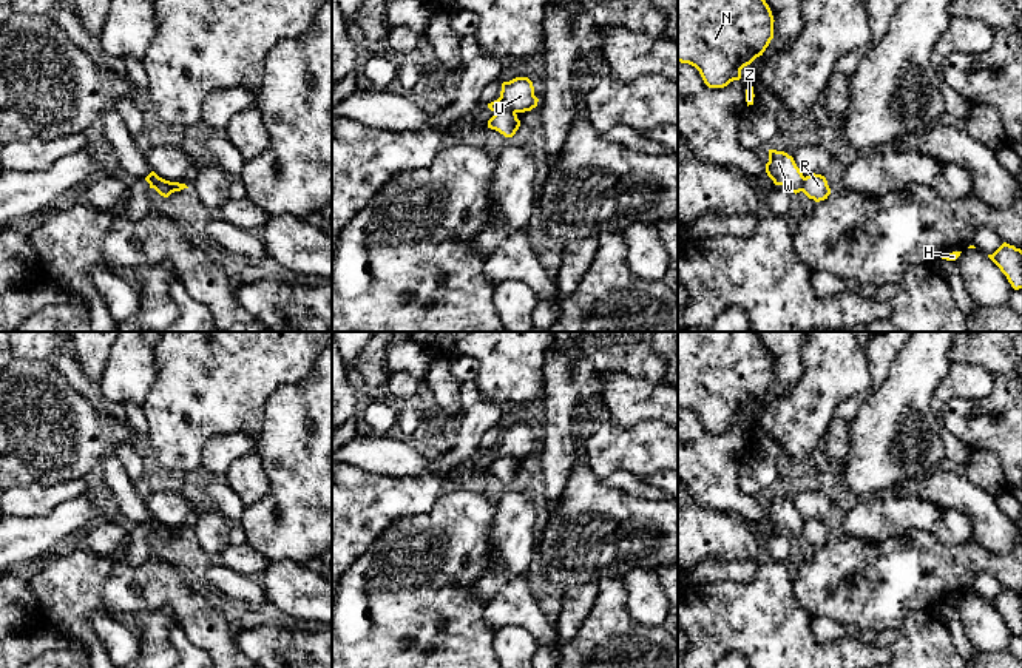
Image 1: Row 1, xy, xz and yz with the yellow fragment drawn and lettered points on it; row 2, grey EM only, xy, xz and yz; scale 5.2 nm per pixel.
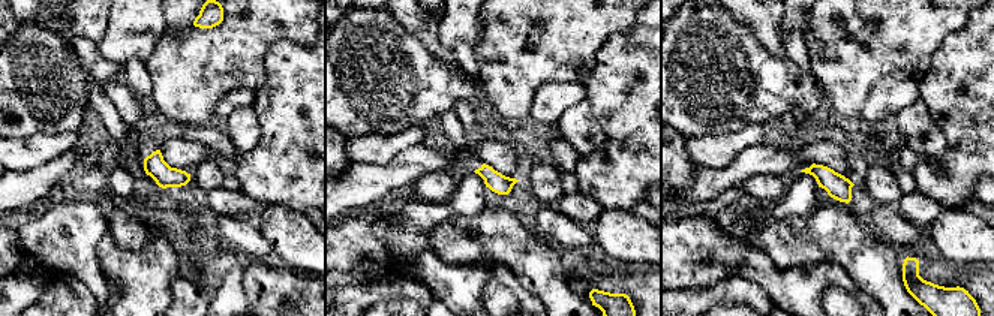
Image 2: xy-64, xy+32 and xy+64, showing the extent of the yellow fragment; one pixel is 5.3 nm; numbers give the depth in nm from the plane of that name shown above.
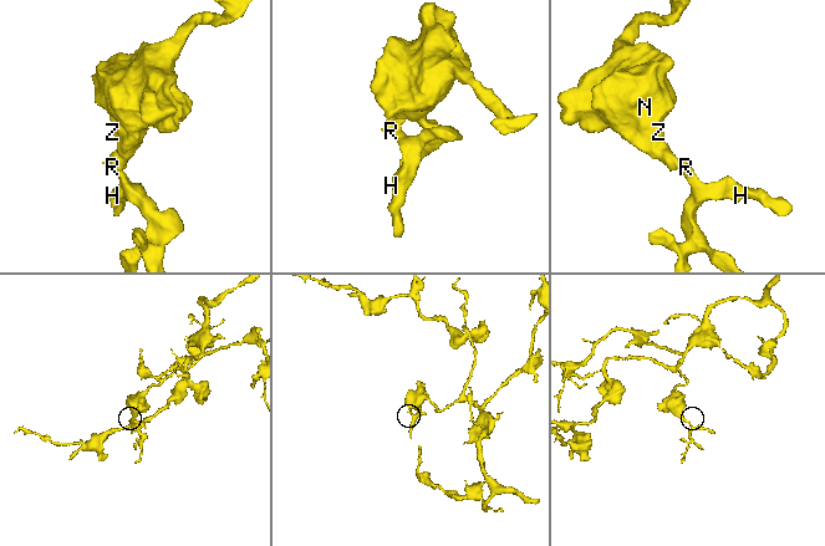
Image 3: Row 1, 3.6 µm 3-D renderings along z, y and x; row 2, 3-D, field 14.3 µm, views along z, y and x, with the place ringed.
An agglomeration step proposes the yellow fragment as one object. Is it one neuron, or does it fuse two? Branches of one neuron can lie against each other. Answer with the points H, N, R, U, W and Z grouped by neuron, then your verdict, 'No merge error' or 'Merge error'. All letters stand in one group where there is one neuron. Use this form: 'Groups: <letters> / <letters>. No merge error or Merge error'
Groups: H R / N U W Z. Merge error

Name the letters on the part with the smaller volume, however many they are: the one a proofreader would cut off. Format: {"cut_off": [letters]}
{"cut_off": ["H", "R"]}

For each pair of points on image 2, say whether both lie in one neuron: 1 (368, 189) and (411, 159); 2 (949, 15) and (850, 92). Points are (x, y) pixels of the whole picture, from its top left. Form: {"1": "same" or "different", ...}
{"1": "same", "2": "same"}

